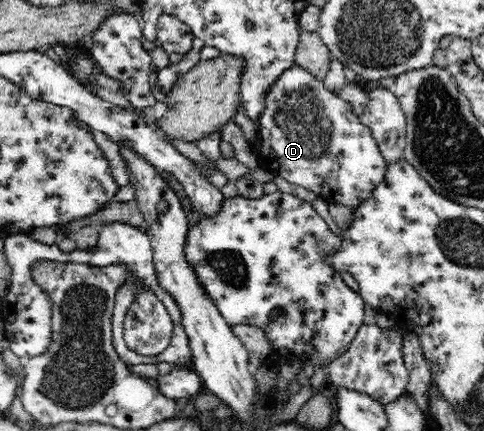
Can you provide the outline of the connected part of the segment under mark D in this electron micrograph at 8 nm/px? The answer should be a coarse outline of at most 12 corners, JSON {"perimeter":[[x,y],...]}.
{"perimeter":[[295,64],[273,84],[260,166],[355,212],[385,180],[372,131]]}

